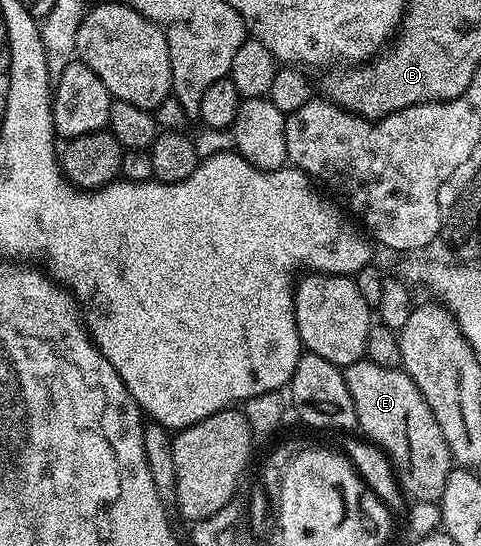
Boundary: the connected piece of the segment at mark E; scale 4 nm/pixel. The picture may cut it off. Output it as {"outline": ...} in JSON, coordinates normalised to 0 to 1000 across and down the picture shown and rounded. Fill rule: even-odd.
{"outline":[[[755,654],[711,679],[740,749],[742,780],[769,811],[784,815],[809,835],[825,879],[846,908],[863,916],[917,916],[940,861],[931,808],[890,749],[890,734],[865,712],[865,698],[834,672],[782,668]]]}

